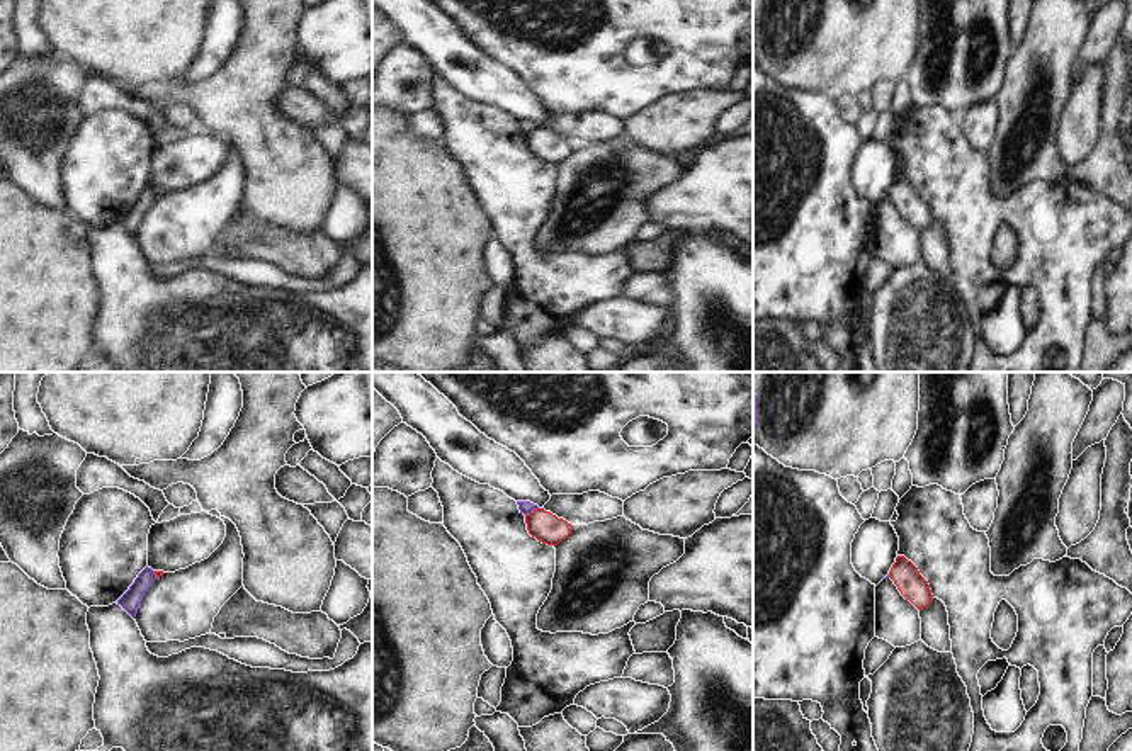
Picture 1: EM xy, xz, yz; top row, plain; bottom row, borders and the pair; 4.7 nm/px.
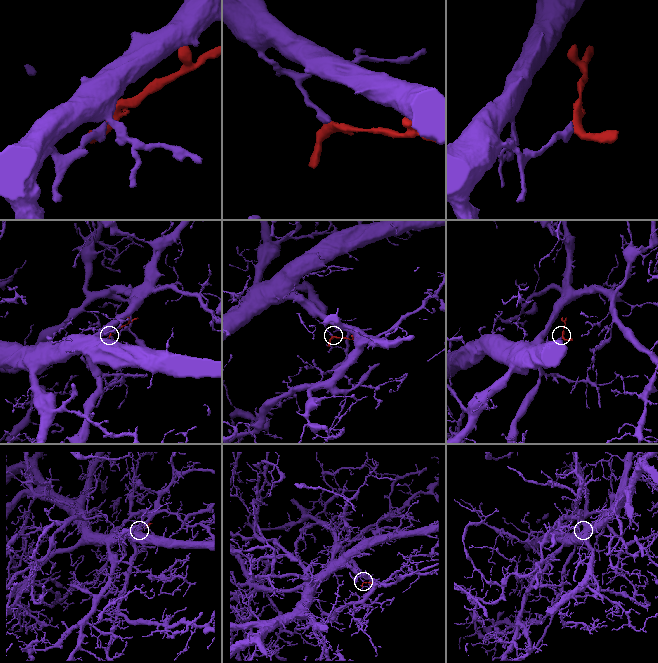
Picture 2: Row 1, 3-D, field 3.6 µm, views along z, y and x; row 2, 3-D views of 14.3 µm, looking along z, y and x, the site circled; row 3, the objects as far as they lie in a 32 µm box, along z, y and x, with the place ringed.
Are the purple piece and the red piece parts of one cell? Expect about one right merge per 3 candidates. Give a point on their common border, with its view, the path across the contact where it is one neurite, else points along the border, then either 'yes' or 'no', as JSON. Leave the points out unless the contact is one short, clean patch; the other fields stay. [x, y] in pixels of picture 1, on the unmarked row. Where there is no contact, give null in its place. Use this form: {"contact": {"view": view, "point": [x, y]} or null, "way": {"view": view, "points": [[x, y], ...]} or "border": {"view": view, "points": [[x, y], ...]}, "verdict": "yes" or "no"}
{"contact": {"view": "xz", "point": [531, 129]}, "border": {"view": "xz", "points": [[537, 126], [526, 135]]}, "verdict": "no"}

